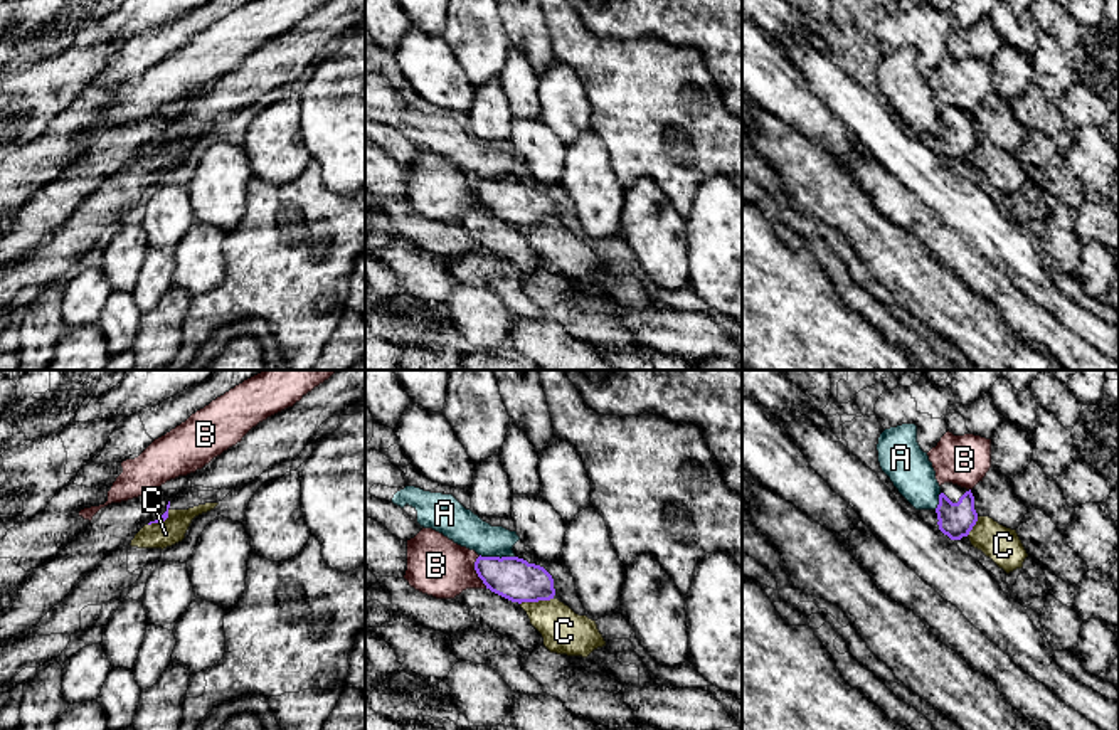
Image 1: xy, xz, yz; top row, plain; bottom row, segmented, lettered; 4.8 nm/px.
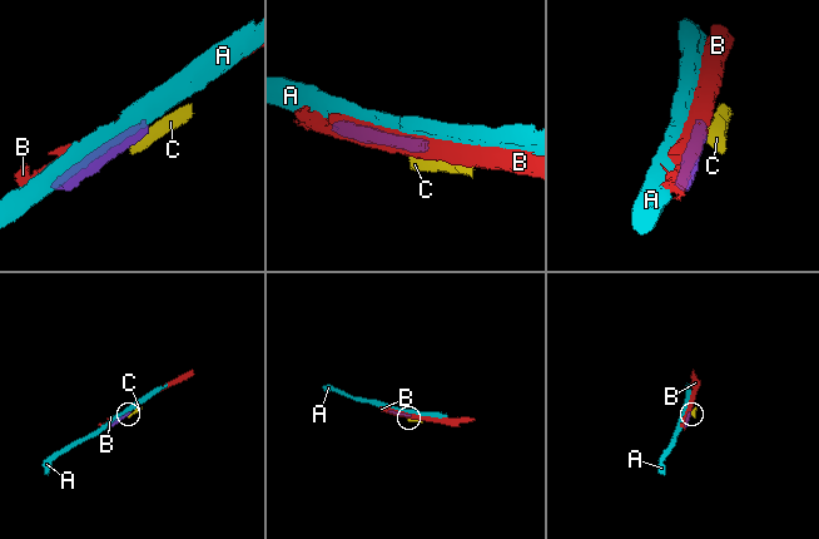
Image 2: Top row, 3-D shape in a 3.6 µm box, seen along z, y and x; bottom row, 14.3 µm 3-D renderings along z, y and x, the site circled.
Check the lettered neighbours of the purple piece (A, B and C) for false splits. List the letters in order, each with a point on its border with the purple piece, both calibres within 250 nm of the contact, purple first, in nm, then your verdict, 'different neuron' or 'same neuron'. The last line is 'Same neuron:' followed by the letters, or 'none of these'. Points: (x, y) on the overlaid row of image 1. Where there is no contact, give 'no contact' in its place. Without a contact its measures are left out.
A: meets purple in xz at (497, 557); 200 nm thick on the purple side, 170 nm on the other; different neuron
B: meets purple in xz at (477, 572); 200 nm thick on the purple side, 280 nm on the other; different neuron
C: meets purple in xz at (535, 601); 200 nm thick on the purple side, 200 nm on the other; different neuron
Same neuron: none of these

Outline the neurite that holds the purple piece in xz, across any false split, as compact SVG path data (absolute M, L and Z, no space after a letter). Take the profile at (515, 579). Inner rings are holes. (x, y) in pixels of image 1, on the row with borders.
M480 555L475 570L486 589L512 602L550 600L555 595L552 575L518 557Z

